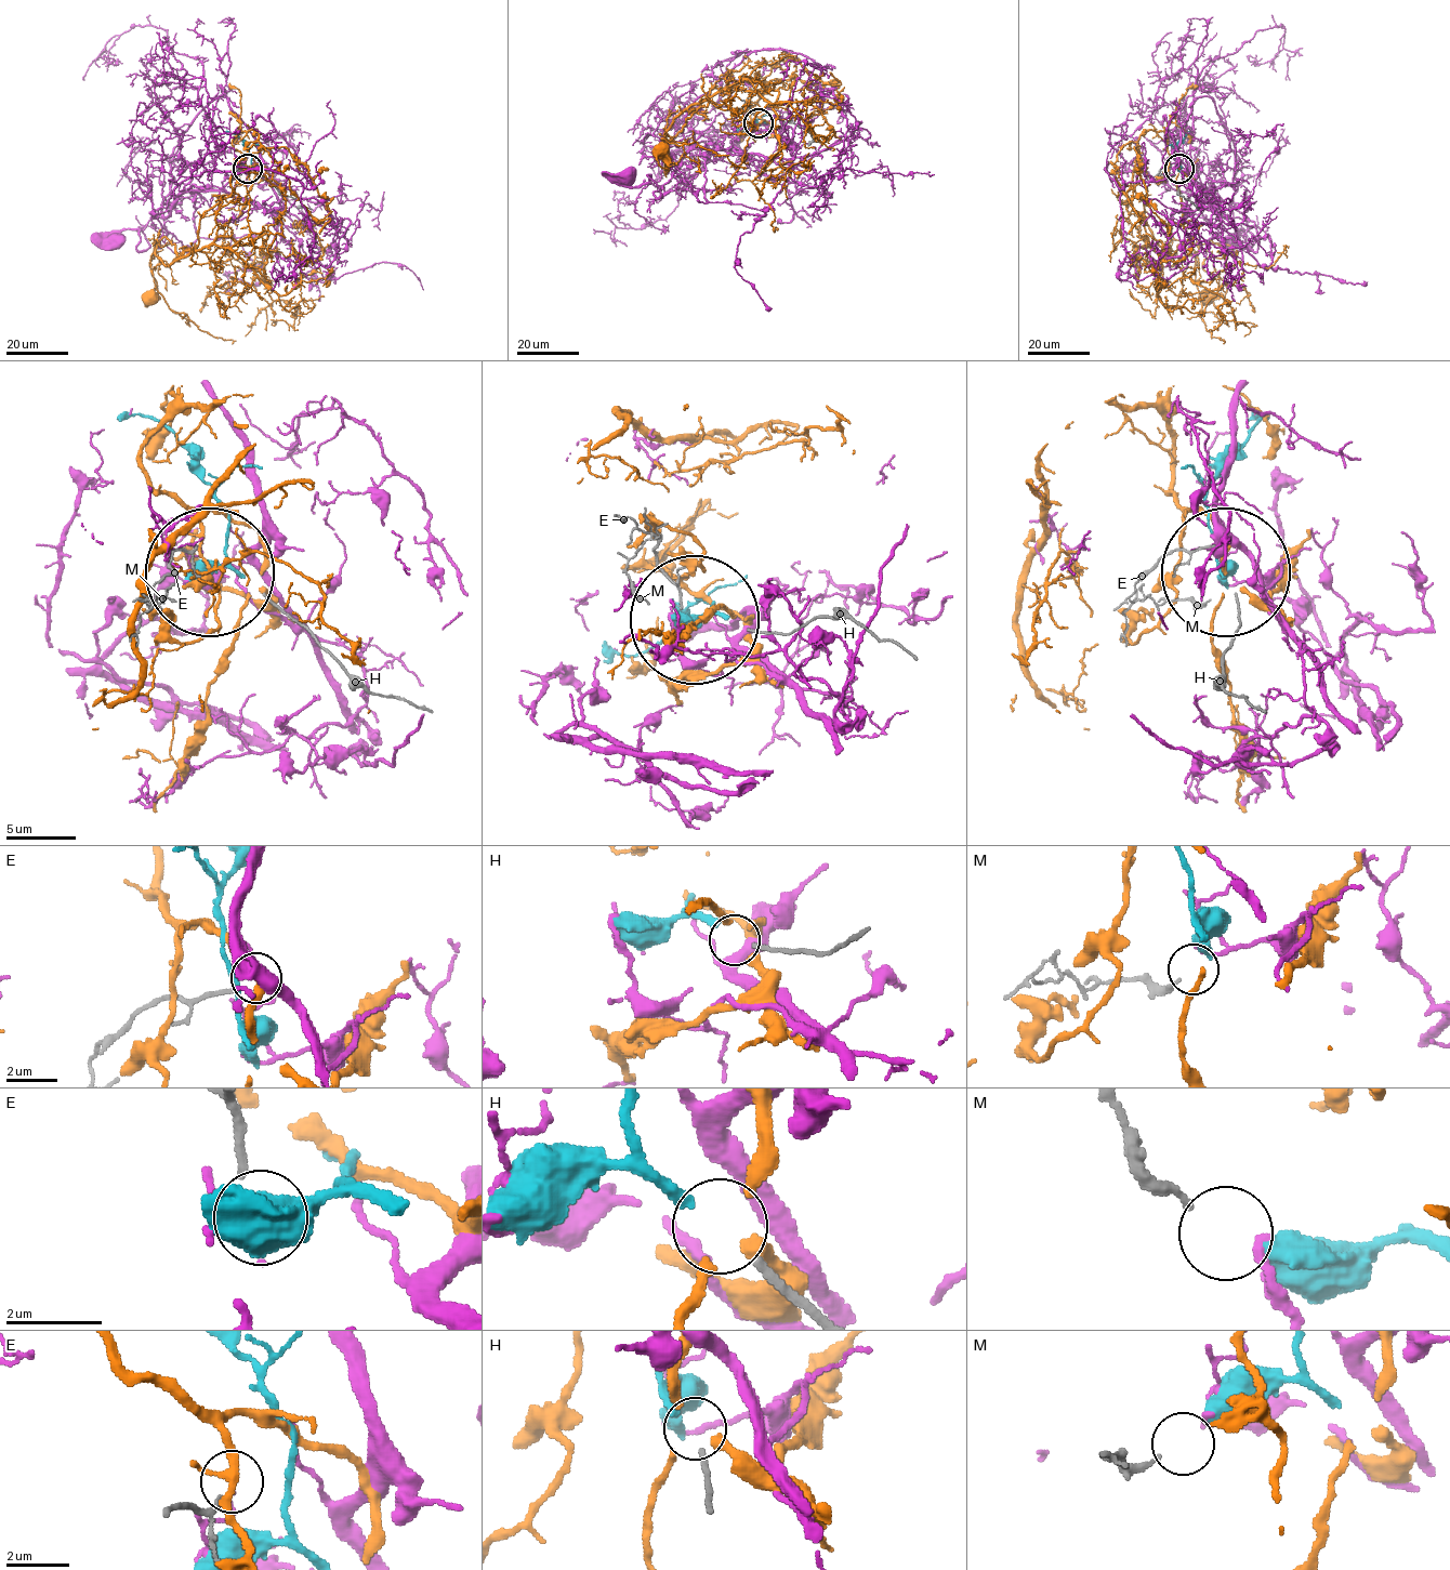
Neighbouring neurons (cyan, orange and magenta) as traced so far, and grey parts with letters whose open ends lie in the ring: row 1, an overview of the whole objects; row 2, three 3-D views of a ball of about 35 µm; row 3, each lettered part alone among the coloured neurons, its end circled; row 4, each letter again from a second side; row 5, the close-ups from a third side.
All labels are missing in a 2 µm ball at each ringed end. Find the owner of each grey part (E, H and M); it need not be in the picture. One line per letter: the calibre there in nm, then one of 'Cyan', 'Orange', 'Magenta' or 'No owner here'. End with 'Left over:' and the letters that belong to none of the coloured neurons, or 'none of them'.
E: Thickness 160 nm. No owner here
H: Thickness 170 nm. No owner here
M: Thickness 180 nm. Magenta
Left over: E, H

